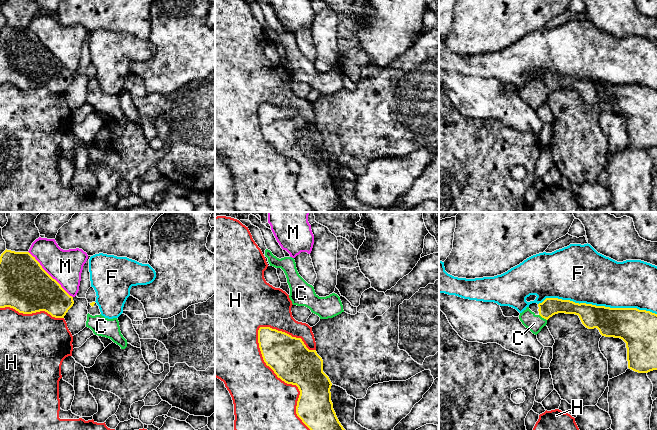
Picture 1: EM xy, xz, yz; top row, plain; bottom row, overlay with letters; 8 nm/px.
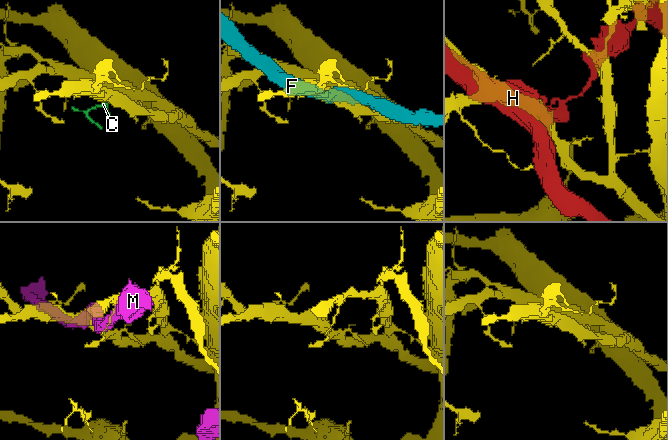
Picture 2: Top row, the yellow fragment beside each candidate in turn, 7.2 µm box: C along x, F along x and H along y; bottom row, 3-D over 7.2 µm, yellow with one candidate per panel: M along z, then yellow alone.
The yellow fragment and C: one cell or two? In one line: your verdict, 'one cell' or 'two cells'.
one cell

